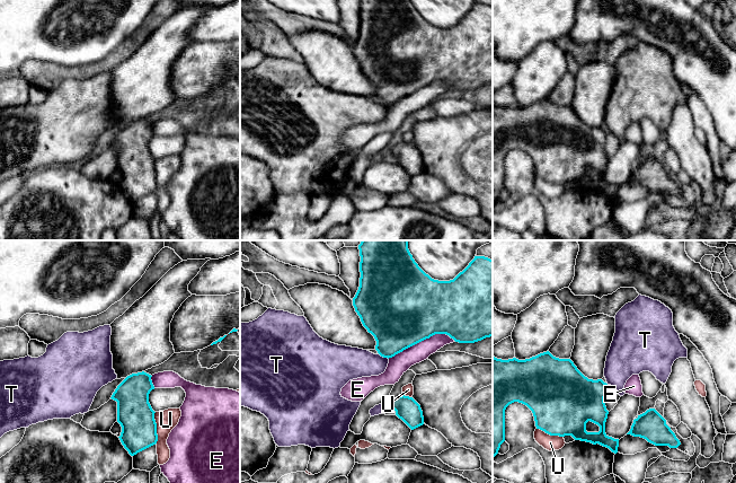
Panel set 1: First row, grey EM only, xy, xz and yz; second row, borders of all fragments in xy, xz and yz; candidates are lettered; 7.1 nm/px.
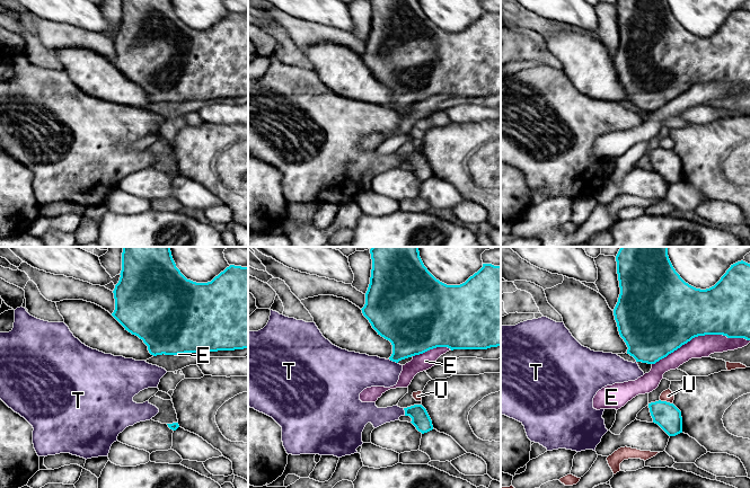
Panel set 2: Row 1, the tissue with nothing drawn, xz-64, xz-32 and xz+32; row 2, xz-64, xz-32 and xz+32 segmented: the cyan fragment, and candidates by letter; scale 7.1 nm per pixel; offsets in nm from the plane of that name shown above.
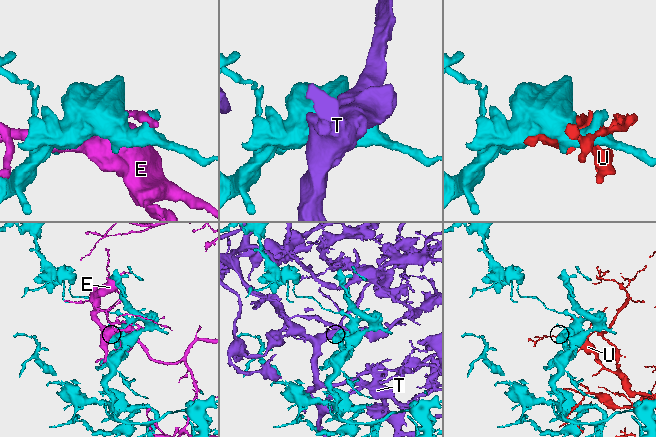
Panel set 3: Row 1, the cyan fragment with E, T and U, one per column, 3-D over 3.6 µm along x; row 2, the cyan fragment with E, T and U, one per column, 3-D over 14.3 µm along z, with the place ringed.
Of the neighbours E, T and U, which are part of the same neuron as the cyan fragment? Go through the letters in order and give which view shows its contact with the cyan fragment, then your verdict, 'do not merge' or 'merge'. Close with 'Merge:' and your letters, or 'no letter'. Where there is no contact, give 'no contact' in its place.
E: xz | do not merge
T: xz | do not merge
U: xy | do not merge
Merge: no letter

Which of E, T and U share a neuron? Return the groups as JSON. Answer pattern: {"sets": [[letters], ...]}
{"sets": [["E"], ["T"], ["U"]]}

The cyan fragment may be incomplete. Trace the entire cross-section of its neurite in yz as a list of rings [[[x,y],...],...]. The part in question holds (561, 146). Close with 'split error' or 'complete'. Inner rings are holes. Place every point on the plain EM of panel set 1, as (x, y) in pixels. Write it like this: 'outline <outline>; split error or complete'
outline [[[549,98],[525,107],[516,105],[502,107],[493,104],[493,205],[498,201],[500,192],[505,188],[505,157],[518,149],[526,152],[533,160],[535,174],[550,183],[571,183],[575,187],[601,192],[612,200],[618,200],[619,186],[605,181],[605,169],[609,158],[604,144],[608,131],[602,126],[593,128],[585,124],[570,106],[559,106]],[[591,168],[600,174],[598,179],[587,179],[586,170]]]; complete

